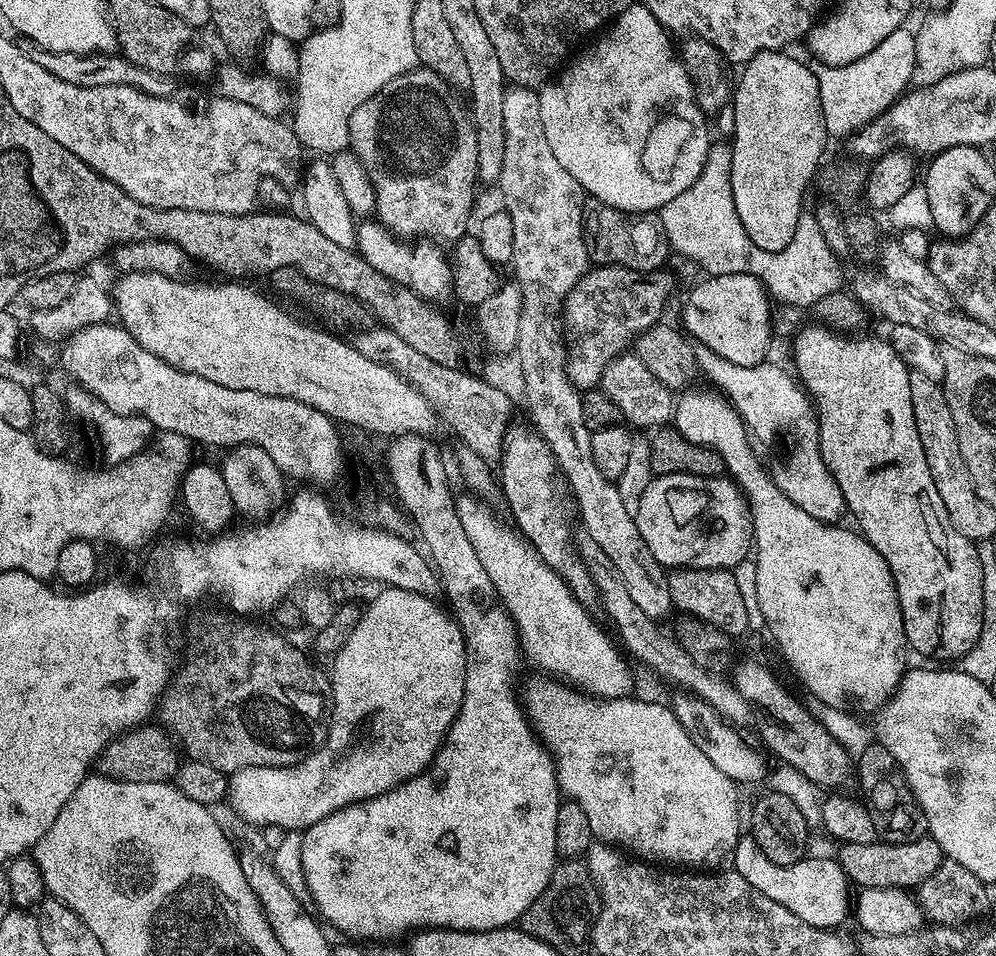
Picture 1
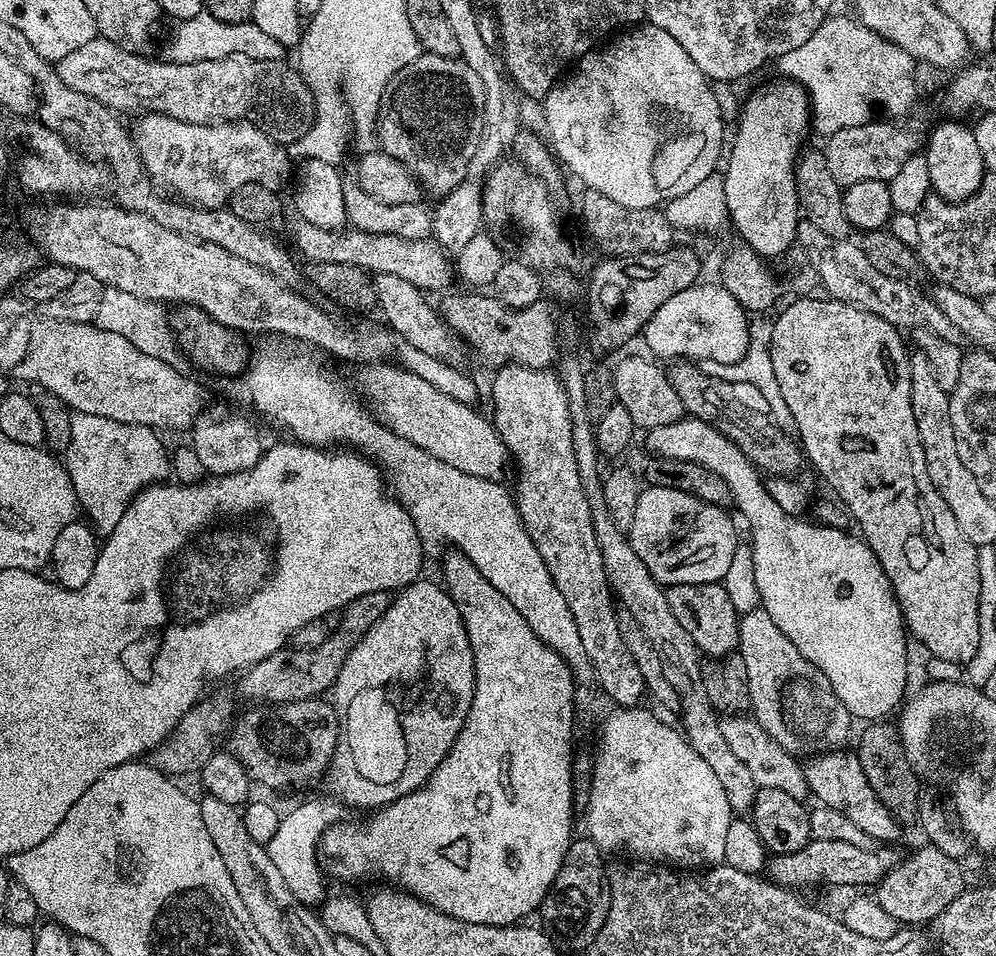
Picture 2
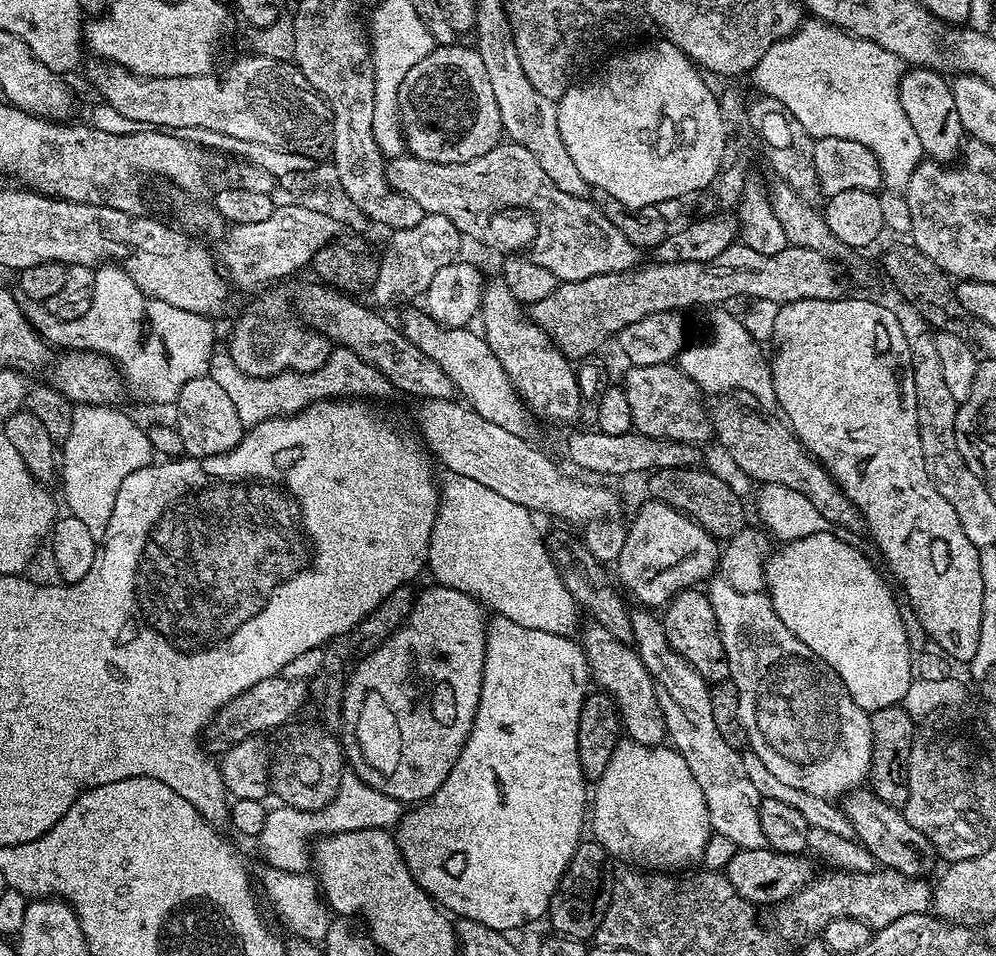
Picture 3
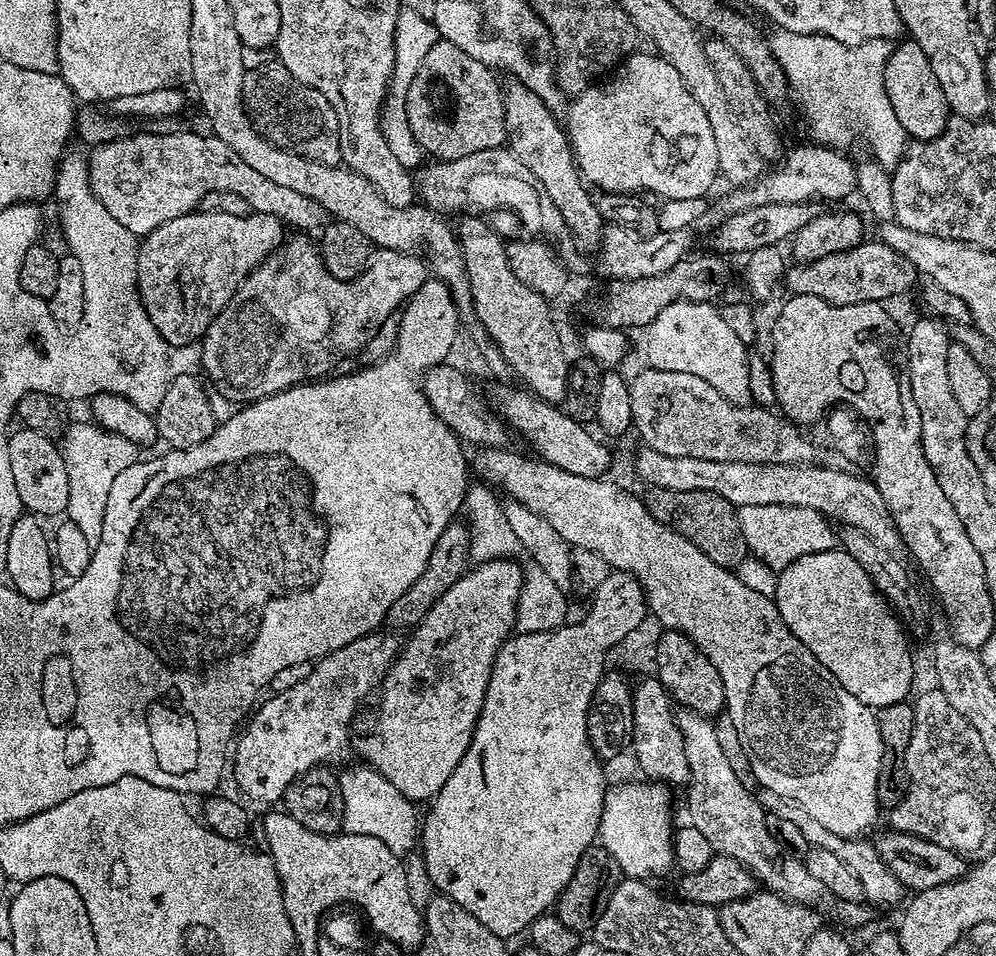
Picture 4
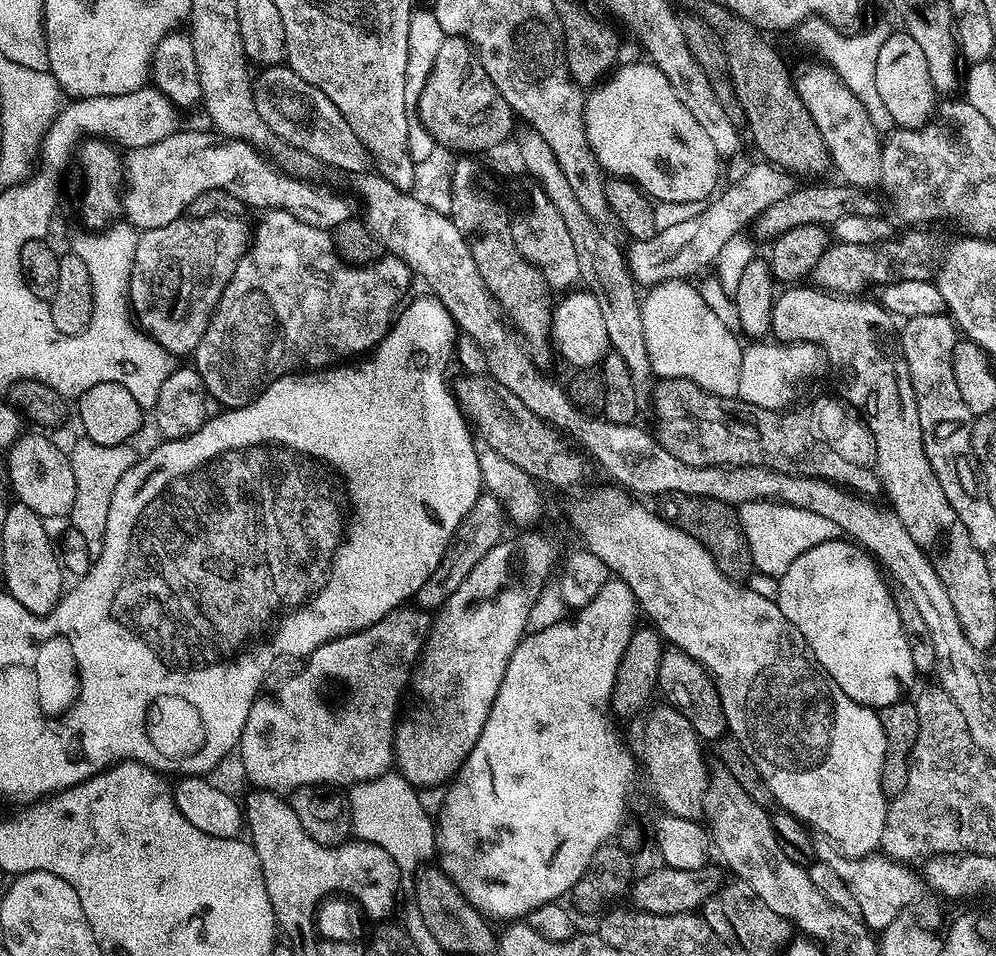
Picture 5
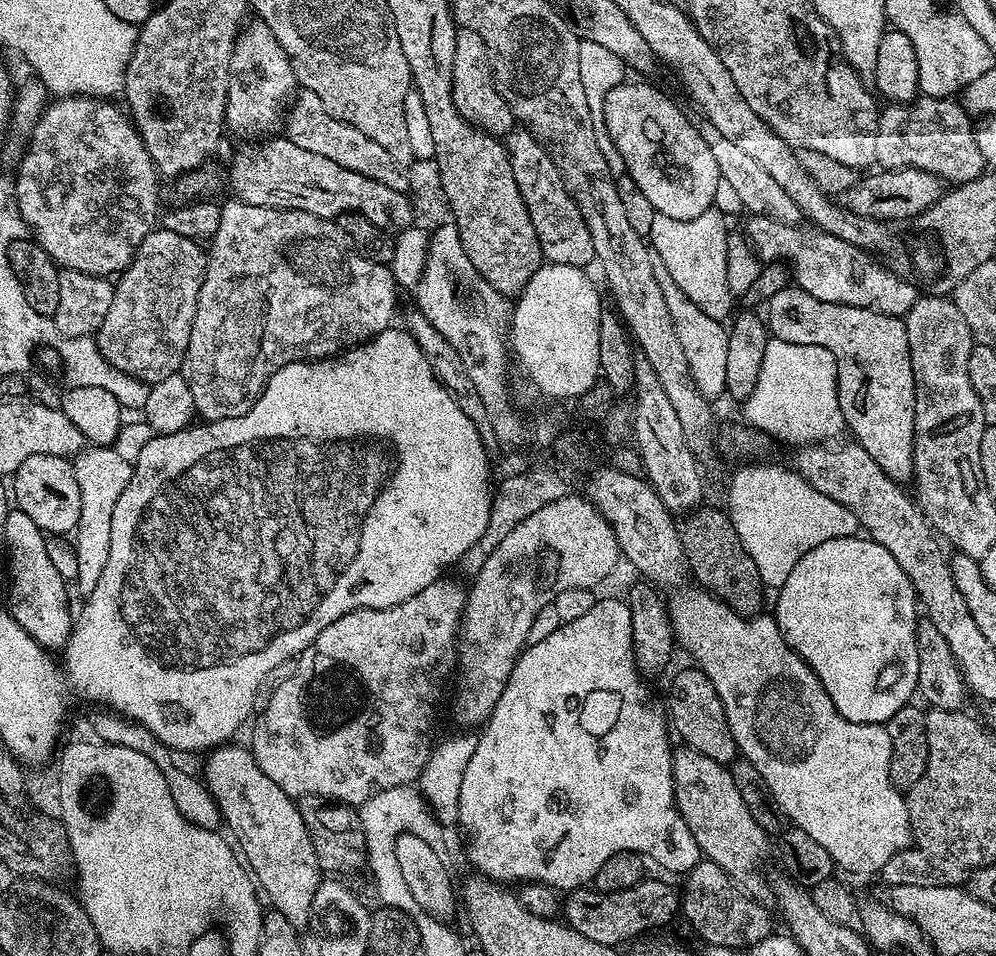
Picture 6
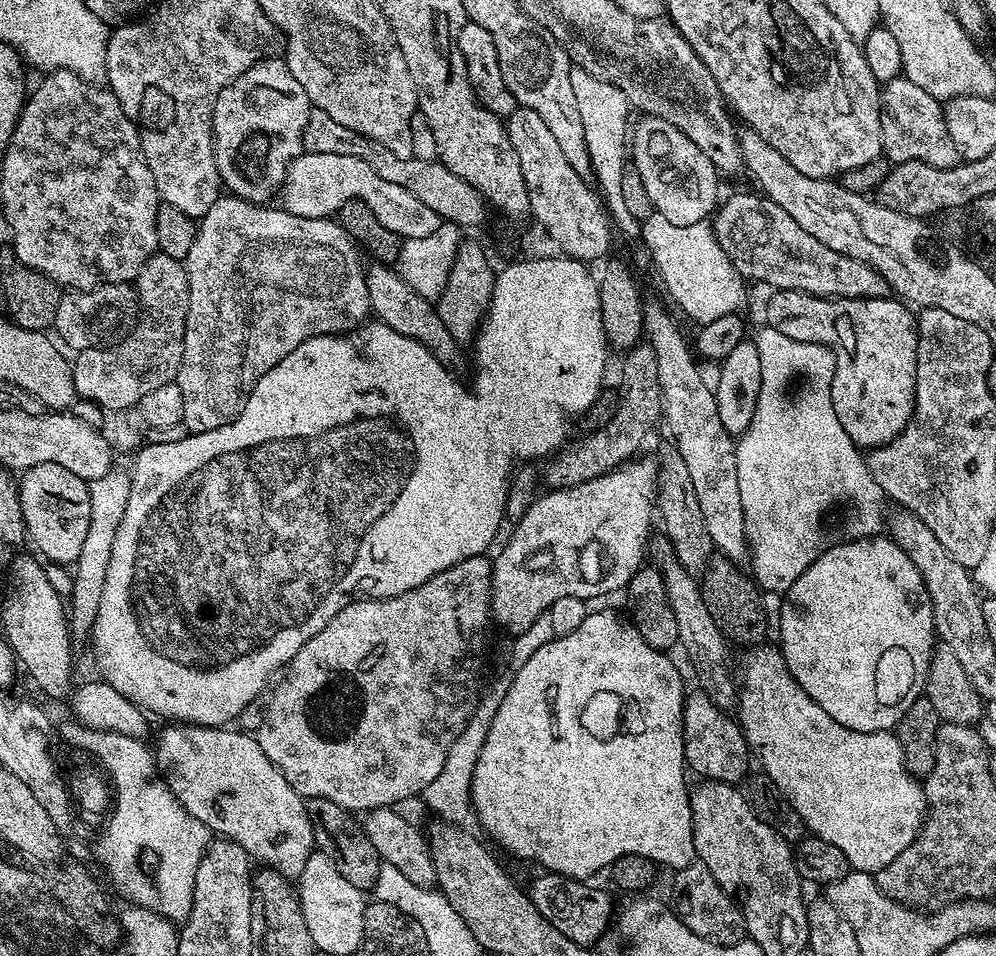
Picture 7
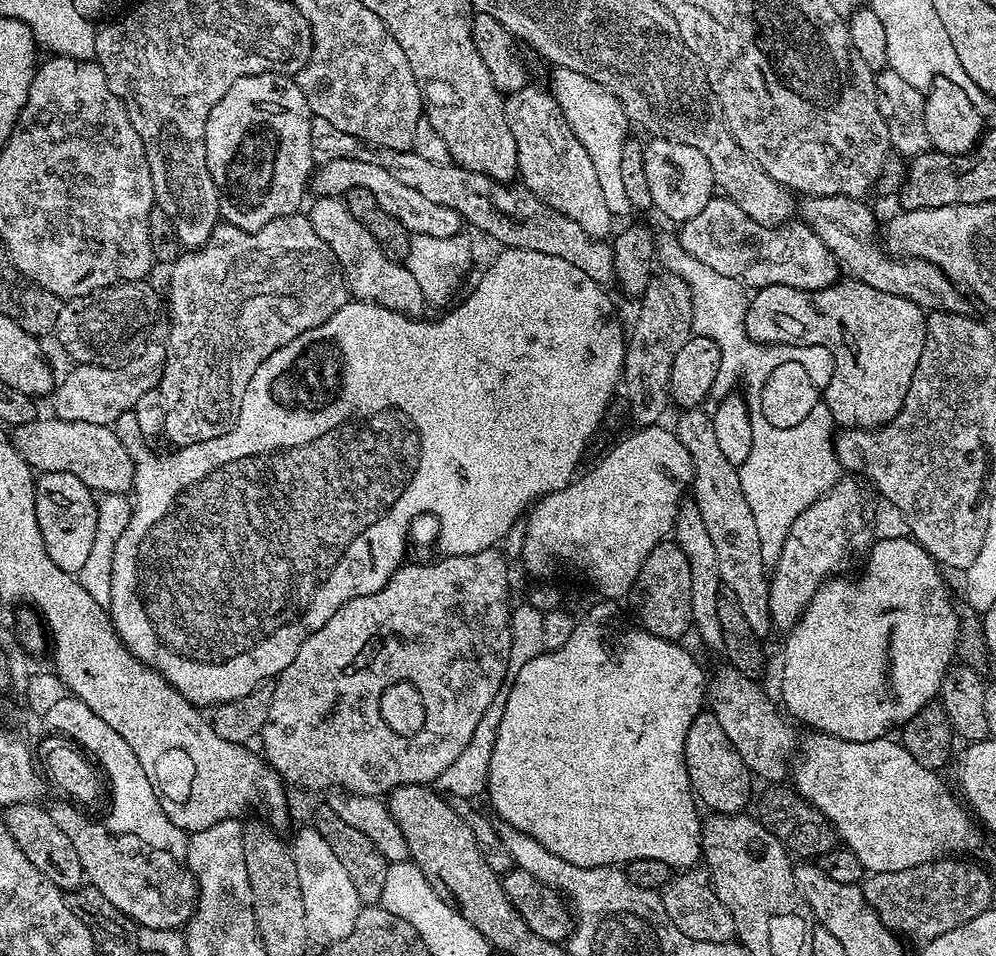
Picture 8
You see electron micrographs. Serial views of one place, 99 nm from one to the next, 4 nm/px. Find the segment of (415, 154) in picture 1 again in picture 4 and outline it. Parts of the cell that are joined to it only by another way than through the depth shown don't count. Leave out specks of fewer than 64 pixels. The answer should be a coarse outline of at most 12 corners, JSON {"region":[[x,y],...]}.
{"region":[[439,39],[406,93],[424,154],[505,143],[493,69]]}

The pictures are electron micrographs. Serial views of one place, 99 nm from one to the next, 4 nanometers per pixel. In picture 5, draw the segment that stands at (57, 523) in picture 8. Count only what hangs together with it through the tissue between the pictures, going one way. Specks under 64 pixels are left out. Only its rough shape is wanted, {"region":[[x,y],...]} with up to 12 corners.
{"region":[[24,434],[7,451],[11,495],[67,517],[76,483],[67,451]]}

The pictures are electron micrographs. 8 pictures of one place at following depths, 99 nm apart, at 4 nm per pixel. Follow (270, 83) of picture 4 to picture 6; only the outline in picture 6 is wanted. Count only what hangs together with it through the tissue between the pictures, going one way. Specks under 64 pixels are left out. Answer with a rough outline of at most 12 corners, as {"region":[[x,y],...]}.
{"region":[[297,91],[287,140],[390,190],[409,177],[378,142]]}

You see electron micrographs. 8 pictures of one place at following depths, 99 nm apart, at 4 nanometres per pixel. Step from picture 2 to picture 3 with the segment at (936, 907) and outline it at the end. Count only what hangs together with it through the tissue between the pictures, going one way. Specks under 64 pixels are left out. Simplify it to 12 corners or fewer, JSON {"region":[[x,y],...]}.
{"region":[[892,868],[832,870],[779,905],[804,940],[834,918],[873,930],[928,912],[931,883]]}

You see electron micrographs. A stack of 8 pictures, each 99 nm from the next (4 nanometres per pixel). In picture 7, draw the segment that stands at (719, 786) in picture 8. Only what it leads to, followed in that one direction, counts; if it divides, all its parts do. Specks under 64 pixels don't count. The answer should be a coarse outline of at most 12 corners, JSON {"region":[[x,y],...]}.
{"region":[[704,691],[684,697],[684,763],[704,780],[749,775],[744,731]]}

